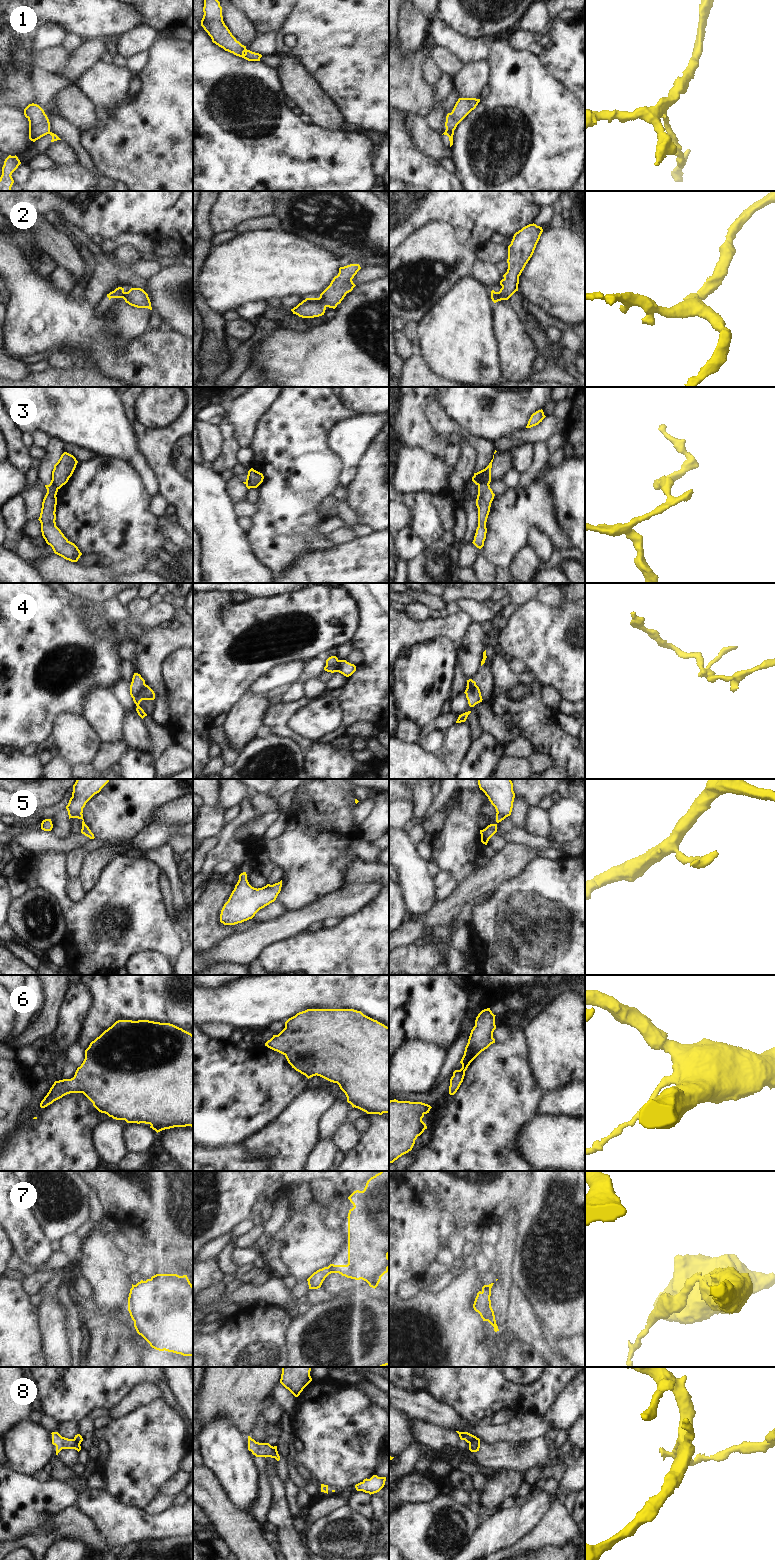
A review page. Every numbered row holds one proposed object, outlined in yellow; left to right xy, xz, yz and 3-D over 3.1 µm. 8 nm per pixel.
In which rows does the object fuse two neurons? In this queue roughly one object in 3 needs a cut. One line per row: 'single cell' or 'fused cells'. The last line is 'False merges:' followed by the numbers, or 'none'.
1: fused cells
2: single cell
3: fused cells
4: fused cells
5: single cell
6: single cell
7: fused cells
8: fused cells
False merges: 1, 3, 4, 7, 8

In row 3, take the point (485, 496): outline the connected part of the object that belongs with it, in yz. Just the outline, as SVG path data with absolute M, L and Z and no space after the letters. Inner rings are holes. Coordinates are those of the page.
M484 482L478 484L478 495L476 499L476 506L478 508L478 527L472 543L479 549L484 546L484 541L486 539L486 522L494 496L495 494L489 484Z

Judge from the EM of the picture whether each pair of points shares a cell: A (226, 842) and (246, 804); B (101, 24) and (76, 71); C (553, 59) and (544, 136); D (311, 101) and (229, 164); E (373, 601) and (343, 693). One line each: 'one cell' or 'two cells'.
A: one cell
B: two cells
C: two cells
D: two cells
E: one cell

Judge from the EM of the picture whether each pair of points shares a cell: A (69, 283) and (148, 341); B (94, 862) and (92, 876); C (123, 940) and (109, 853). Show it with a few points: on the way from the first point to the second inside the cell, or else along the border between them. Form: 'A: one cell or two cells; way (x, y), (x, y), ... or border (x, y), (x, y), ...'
A: two cells; border (71, 290), (64, 292)
B: one cell; way (93, 865), (92, 873)
C: two cells; border (120, 853), (116, 854), (107, 863), (97, 879)

